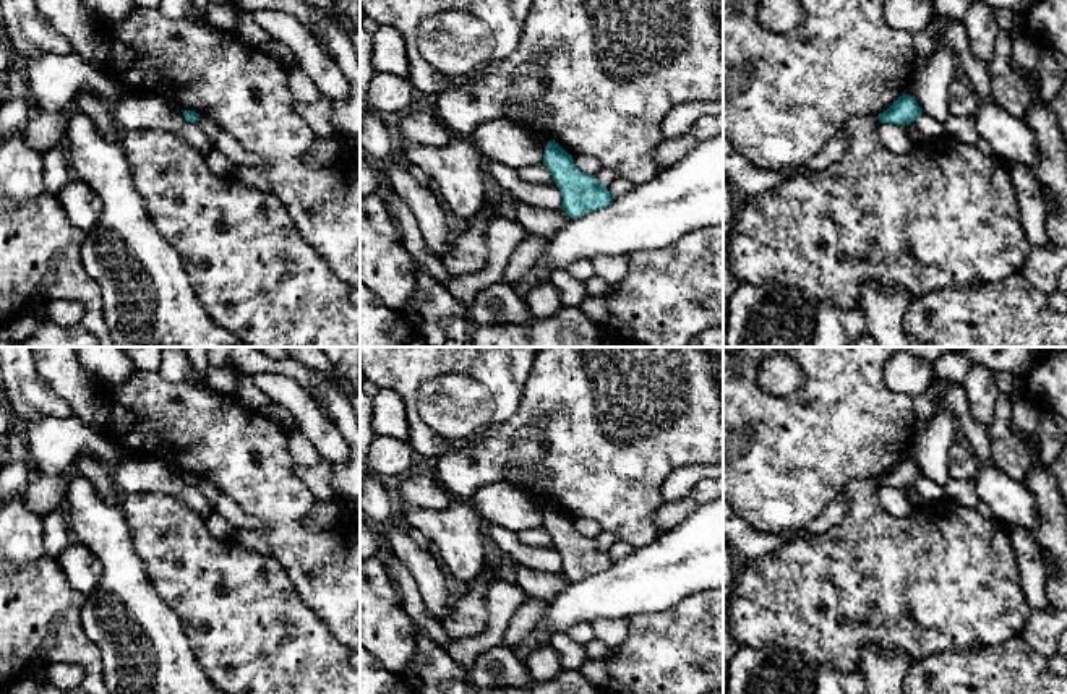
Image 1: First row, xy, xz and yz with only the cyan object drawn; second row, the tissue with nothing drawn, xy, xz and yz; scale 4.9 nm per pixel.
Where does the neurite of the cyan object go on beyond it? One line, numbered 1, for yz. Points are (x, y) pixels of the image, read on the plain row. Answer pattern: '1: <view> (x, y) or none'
1: none

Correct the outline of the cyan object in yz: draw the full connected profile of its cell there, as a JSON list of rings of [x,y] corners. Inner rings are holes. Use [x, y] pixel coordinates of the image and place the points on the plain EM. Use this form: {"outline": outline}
{"outline": [[[903,457],[900,459],[887,473],[879,477],[881,486],[895,486],[895,488],[910,488],[915,485],[924,473],[918,469],[915,461]]]}

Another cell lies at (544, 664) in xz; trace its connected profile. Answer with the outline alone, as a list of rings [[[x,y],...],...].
[[[546,642],[532,645],[532,653],[527,657],[525,666],[535,683],[550,681],[564,670],[559,655]]]

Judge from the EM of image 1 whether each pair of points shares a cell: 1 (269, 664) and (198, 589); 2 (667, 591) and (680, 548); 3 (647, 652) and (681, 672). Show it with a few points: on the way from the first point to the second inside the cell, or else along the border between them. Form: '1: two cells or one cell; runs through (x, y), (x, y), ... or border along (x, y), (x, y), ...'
1: one cell; runs through (255, 646), (216, 607)
2: one cell; runs through (662, 581), (662, 566), (670, 558)
3: one cell; runs through (655, 659), (668, 659), (673, 664)

